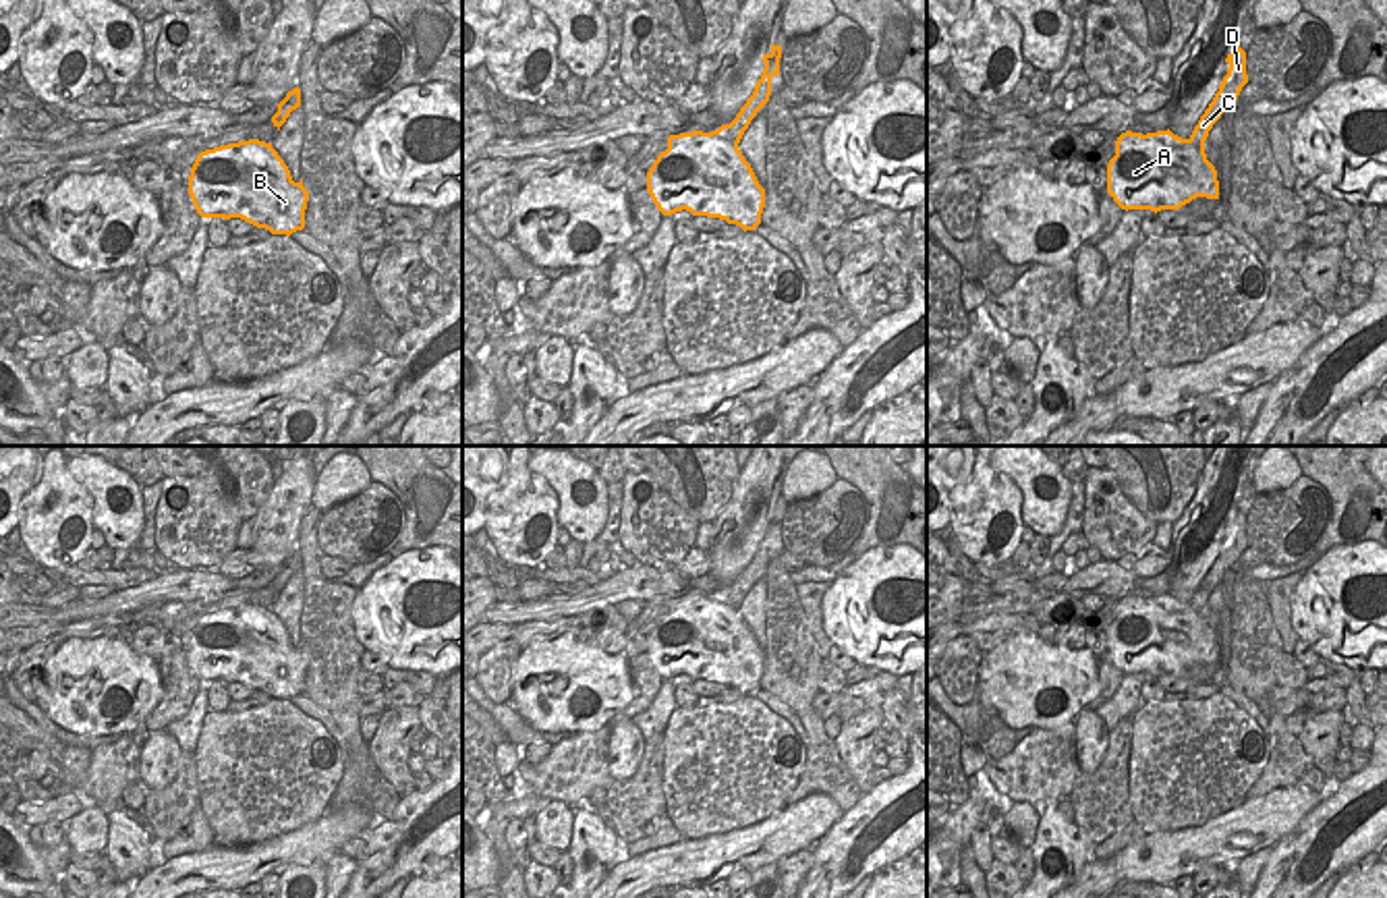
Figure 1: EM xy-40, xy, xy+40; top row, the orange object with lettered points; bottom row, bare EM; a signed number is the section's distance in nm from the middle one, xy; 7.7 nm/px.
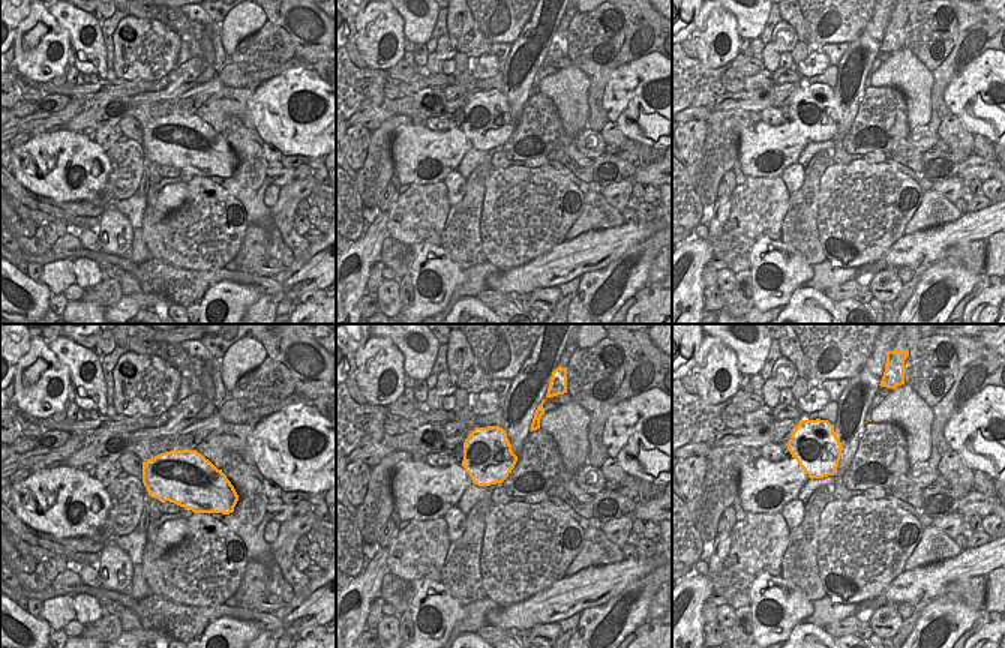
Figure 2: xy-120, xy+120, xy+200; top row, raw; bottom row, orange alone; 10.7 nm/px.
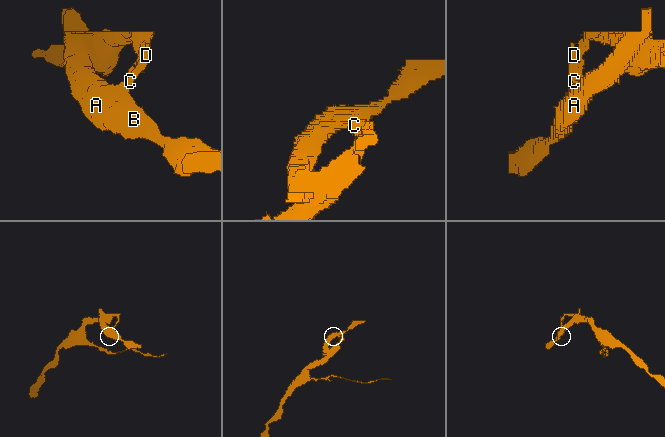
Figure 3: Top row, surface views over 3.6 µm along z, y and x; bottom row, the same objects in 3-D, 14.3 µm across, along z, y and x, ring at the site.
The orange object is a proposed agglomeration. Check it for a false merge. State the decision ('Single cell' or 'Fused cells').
Fused cells.

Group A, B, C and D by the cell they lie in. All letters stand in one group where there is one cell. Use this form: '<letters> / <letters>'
A B / C D

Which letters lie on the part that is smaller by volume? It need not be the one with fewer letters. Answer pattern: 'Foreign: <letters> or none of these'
Foreign: A, B

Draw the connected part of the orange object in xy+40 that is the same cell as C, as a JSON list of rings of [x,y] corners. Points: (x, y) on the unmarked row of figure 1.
[[[1236,510],[1234,518],[1227,518],[1225,527],[1229,529],[1227,539],[1223,541],[1219,556],[1190,599],[1190,606],[1196,612],[1205,612],[1213,589],[1221,583],[1223,574],[1238,564],[1242,552],[1248,548],[1246,516],[1240,510]]]

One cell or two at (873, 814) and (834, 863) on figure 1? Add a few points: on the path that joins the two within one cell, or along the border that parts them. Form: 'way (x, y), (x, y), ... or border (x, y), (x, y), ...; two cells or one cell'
way (863, 826), (846, 851); one cell

